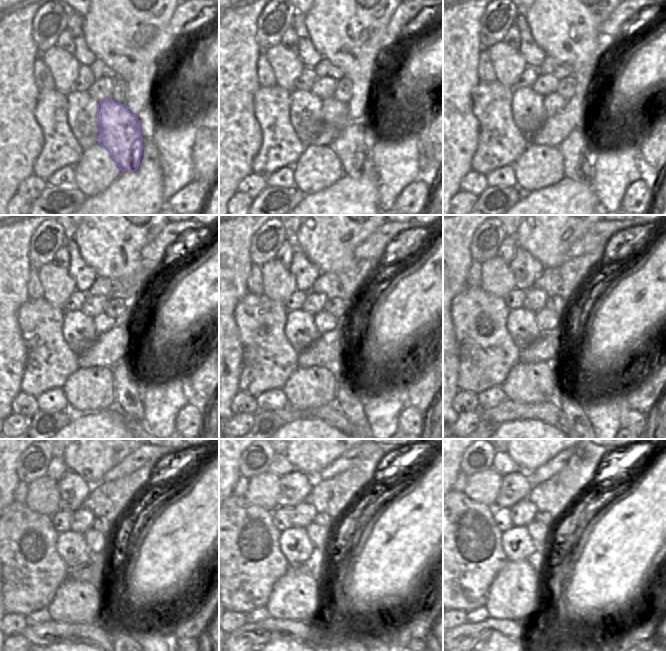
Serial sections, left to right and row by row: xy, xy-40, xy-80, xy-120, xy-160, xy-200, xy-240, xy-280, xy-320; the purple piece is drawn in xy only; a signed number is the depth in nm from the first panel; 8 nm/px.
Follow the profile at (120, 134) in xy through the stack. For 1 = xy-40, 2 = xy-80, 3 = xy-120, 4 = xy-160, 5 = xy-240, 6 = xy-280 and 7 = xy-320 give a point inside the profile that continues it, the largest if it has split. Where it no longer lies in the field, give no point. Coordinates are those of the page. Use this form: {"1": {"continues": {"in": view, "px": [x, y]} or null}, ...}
{"1": {"continues": {"in": "xy-40", "px": [349, 146]}}, "2": {"continues": {"in": "xy-80", "px": [578, 157]}}, "3": {"continues": {"in": "xy-120", "px": [129, 375]}}, "4": {"continues": {"in": "xy-160", "px": [349, 387]}}, "5": {"continues": {"in": "xy-240", "px": [124, 642]}}, "6": {"continues": {"in": "xy-280", "px": [348, 642]}}, "7": {"continues": {"in": "xy-320", "px": [574, 642]}}}

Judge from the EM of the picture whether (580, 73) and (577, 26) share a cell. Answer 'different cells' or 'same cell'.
same cell

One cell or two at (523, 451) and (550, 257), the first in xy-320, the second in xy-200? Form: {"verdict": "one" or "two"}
{"verdict": "one"}

